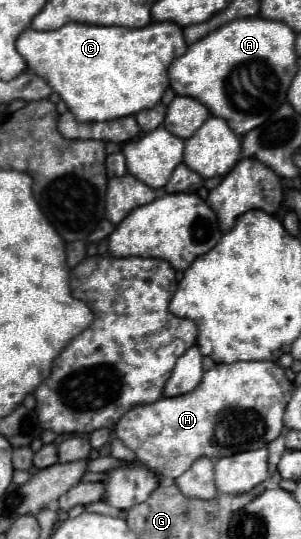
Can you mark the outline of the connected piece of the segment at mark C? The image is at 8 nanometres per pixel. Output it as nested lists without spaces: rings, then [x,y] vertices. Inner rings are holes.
[[[171,21],[149,23],[141,29],[67,23],[55,31],[25,29],[17,39],[17,51],[23,55],[29,69],[43,77],[53,87],[53,91],[61,95],[69,111],[79,121],[95,123],[135,115],[143,109],[153,109],[161,101],[165,89],[169,87],[167,69],[171,61],[187,51],[187,43],[183,37],[183,29]]]

